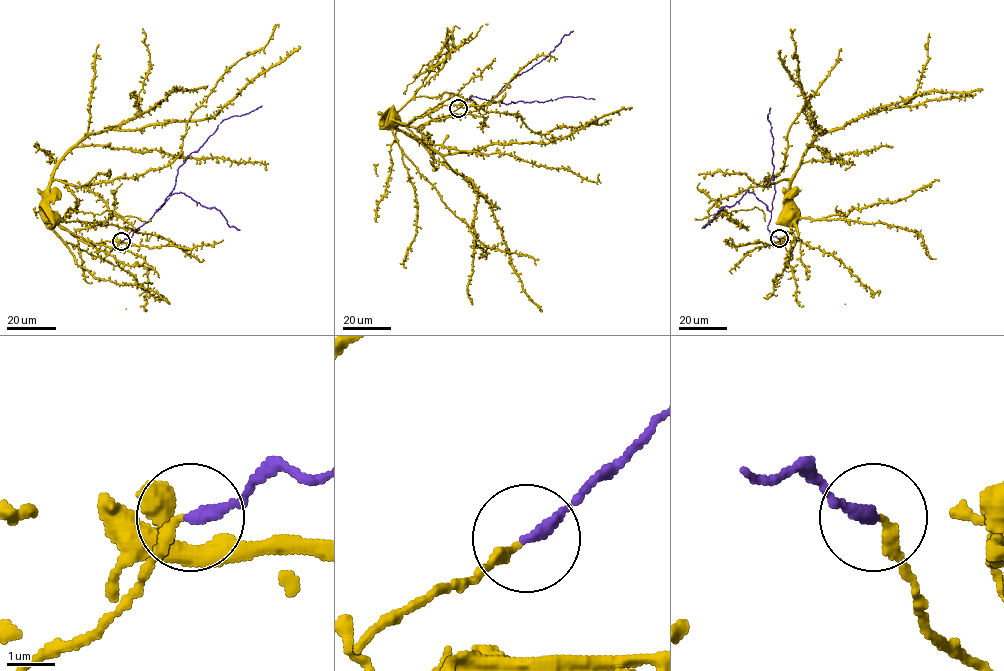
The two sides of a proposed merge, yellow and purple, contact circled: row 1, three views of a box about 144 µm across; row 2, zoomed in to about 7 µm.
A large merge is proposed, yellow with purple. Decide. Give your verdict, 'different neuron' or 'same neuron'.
same neuron

